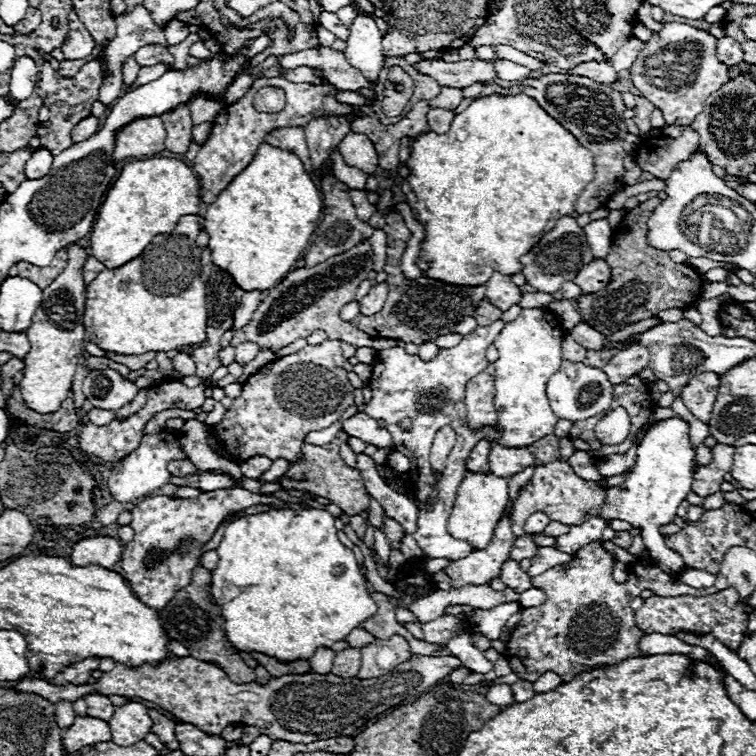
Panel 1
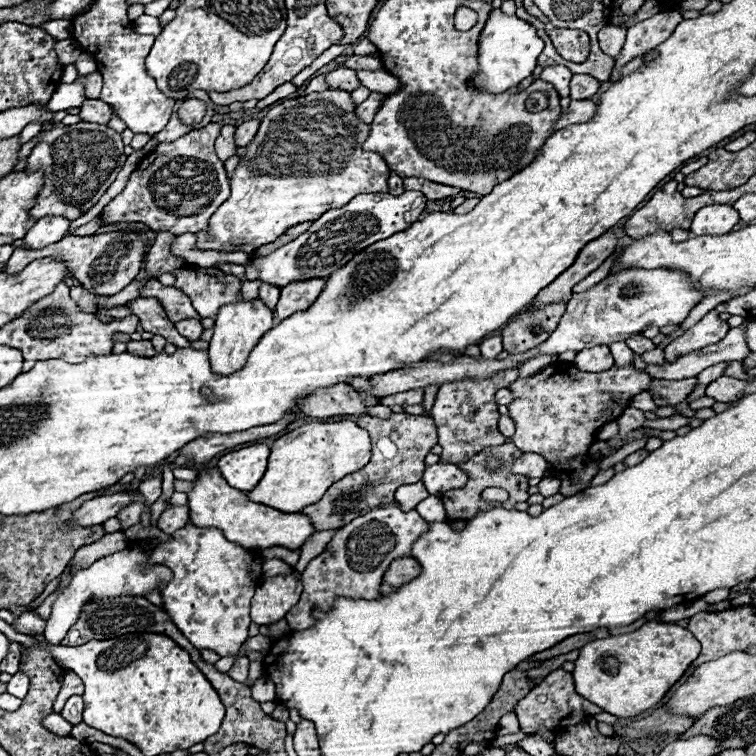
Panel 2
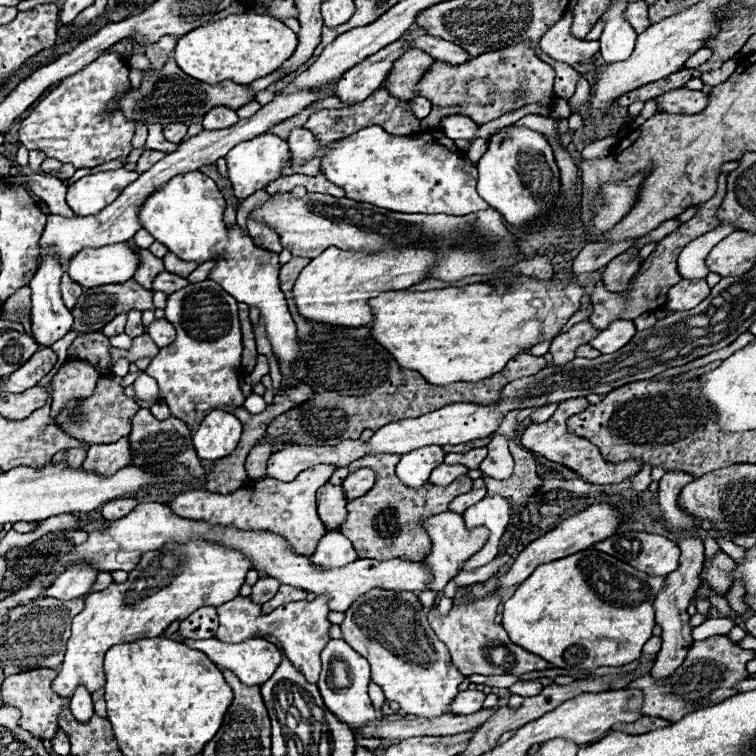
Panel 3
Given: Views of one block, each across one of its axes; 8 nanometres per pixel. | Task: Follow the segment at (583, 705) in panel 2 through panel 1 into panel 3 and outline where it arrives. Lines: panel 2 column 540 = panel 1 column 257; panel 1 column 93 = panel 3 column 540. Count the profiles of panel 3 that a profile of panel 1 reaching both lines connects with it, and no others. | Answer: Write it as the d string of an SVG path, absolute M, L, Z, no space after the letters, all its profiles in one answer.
M516 682L510 686L510 692L512 694L518 694L522 698L528 698L528 696L536 696L542 692L542 684L540 682Z

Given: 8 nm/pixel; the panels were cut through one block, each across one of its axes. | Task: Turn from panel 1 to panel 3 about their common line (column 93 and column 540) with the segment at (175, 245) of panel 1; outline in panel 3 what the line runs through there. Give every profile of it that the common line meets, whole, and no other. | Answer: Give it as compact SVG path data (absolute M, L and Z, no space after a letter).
M524 276L524 282L518 284L518 286L512 286L512 288L506 288L506 286L488 286L488 284L468 284L468 286L458 286L458 288L444 288L444 290L428 290L428 292L404 292L404 290L396 290L396 292L380 292L380 296L368 300L368 306L372 308L372 314L374 314L374 320L368 324L370 326L370 332L372 332L372 338L382 344L382 348L386 348L394 358L396 362L402 366L402 368L408 368L408 370L416 370L420 372L430 384L436 384L436 386L448 386L448 384L454 384L454 382L460 382L460 380L484 380L488 376L494 376L496 372L500 372L506 362L514 356L518 356L524 348L532 348L544 340L552 340L560 328L568 322L568 318L578 310L580 306L580 298L582 298L584 290L574 284L574 282L556 282L556 280L538 280L534 276L526 278Z

